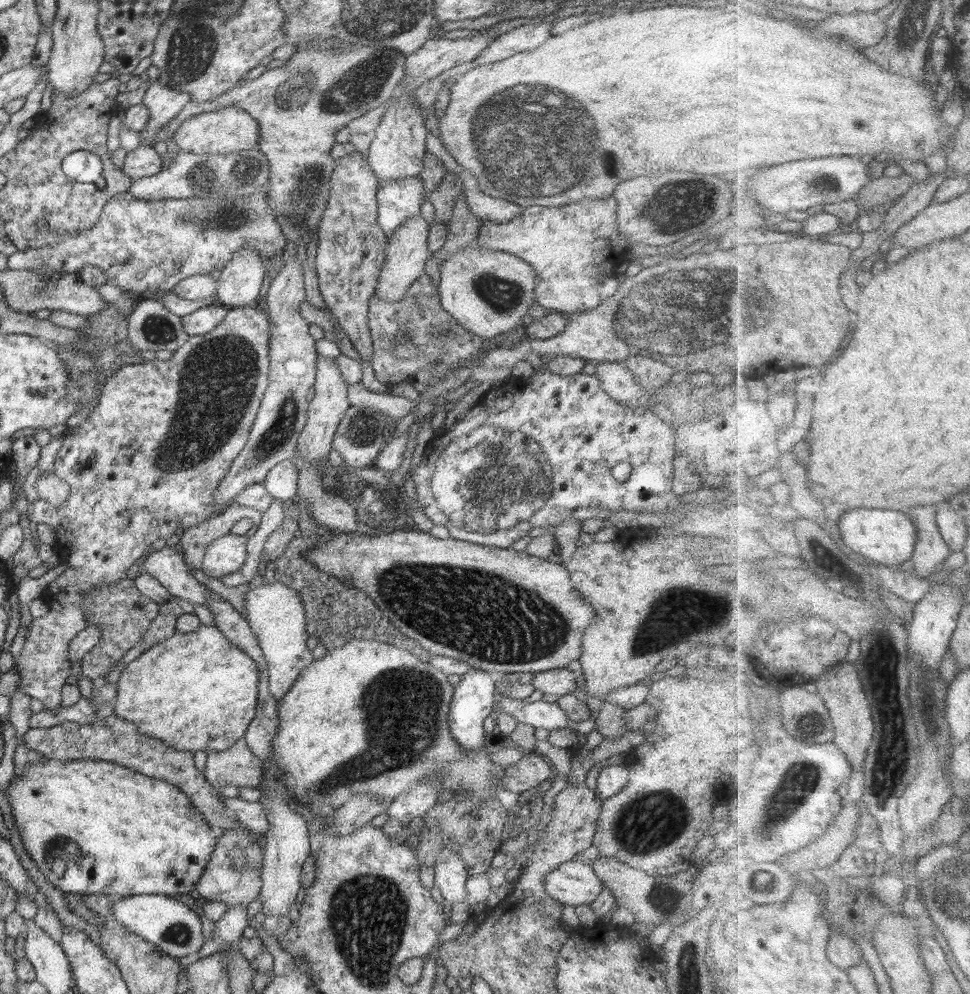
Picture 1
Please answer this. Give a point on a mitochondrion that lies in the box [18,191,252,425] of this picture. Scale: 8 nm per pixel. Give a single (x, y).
(86, 373)

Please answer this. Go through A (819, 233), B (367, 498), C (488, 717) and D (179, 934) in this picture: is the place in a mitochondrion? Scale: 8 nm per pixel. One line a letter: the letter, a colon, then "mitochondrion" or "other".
A: other
B: mitochondrion
C: other
D: mitochondrion

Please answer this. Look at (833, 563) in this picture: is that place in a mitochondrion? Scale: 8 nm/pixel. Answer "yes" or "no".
no

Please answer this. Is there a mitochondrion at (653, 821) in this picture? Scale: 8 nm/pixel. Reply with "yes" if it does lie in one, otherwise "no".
yes

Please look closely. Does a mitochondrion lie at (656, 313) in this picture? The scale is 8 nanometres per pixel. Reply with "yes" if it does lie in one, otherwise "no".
yes

